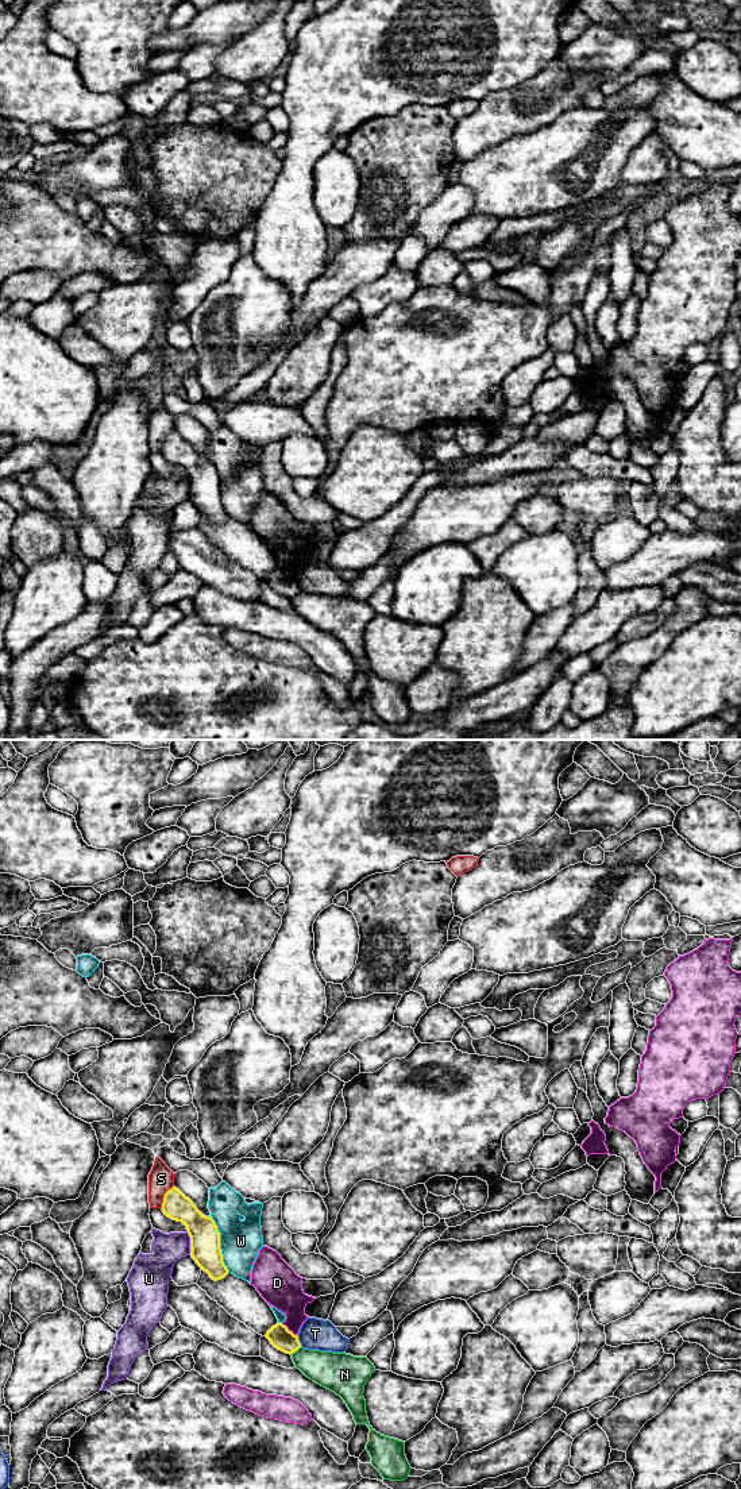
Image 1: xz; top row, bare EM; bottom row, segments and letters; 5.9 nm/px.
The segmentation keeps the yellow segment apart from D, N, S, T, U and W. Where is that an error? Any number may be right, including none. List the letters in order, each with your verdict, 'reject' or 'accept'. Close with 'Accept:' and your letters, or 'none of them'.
D: reject
N: reject
S: reject
T: reject
U: reject
W: reject
Accept: none of them

